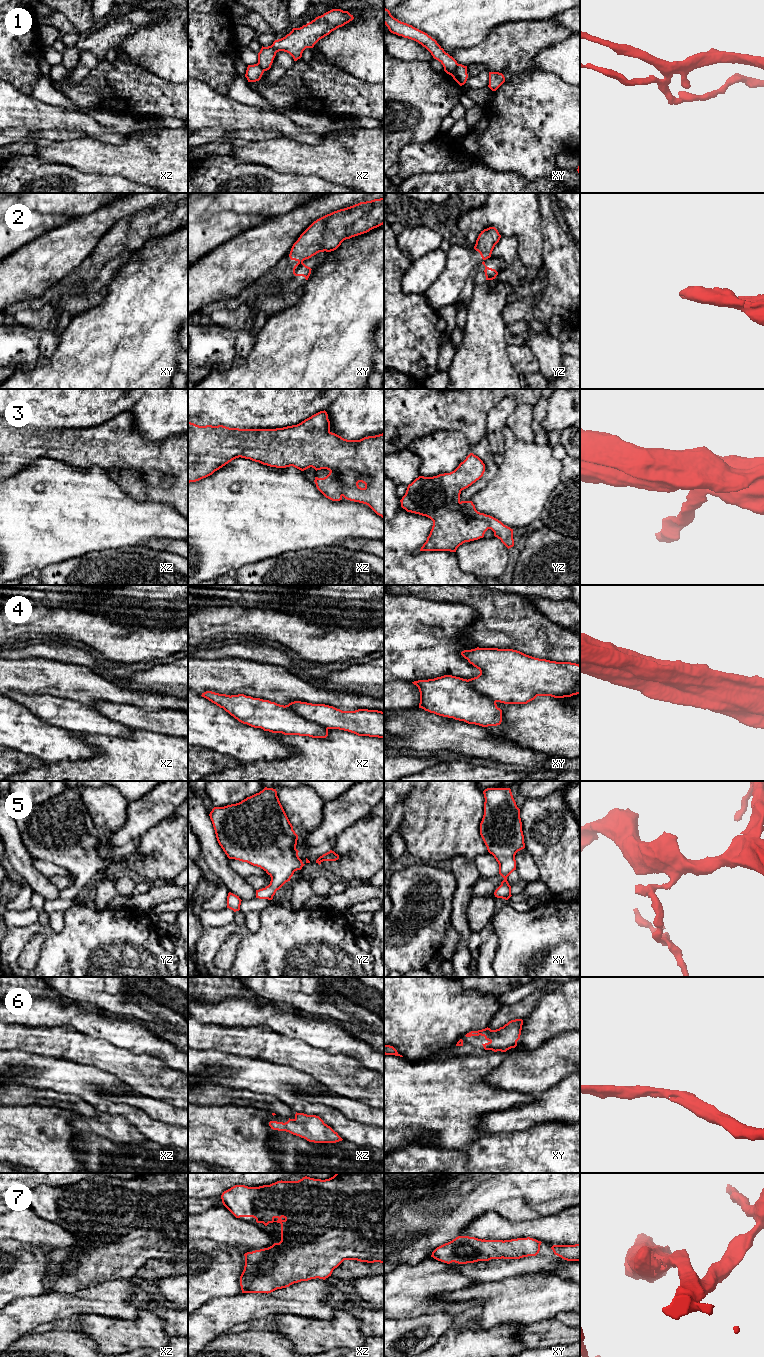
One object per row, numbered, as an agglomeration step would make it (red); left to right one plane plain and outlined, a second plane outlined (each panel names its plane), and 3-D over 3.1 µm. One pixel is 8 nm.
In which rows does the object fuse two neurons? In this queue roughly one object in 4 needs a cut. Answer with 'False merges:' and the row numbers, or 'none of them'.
False merges: 1, 2, 3, 4

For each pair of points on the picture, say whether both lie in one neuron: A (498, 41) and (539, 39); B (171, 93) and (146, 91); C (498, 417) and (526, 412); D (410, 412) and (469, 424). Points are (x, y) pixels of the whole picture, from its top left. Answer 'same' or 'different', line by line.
A: same
B: same
C: different
D: same

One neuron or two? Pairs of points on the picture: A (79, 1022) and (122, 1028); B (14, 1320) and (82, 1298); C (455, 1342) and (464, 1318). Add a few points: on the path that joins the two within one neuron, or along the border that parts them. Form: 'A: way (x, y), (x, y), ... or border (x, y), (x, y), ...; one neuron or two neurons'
A: way (90, 1024), (111, 1028); one neuron
B: way (31, 1312), (65, 1305); one neuron
C: way (461, 1336), (463, 1324); one neuron

